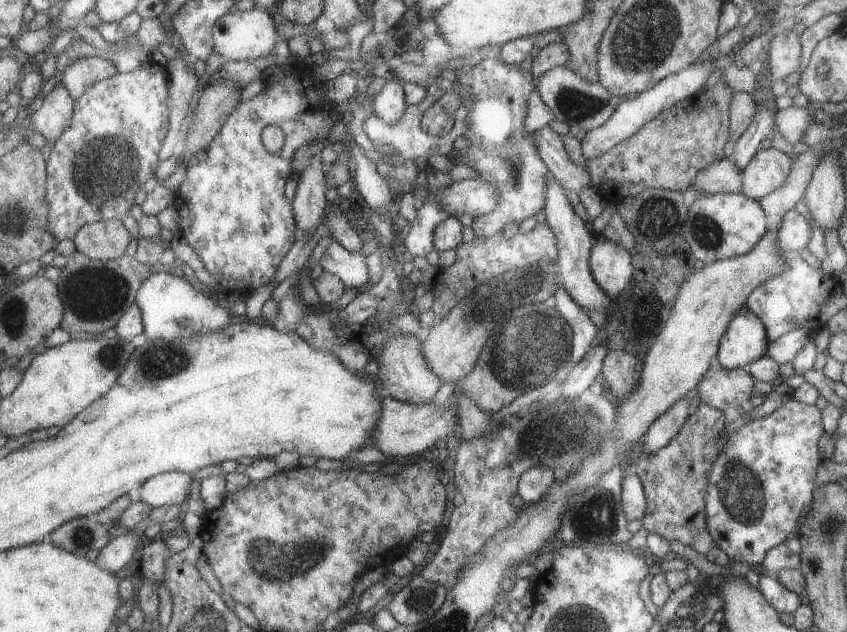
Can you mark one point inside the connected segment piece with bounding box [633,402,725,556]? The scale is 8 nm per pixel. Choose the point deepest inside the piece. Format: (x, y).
(675, 479)

